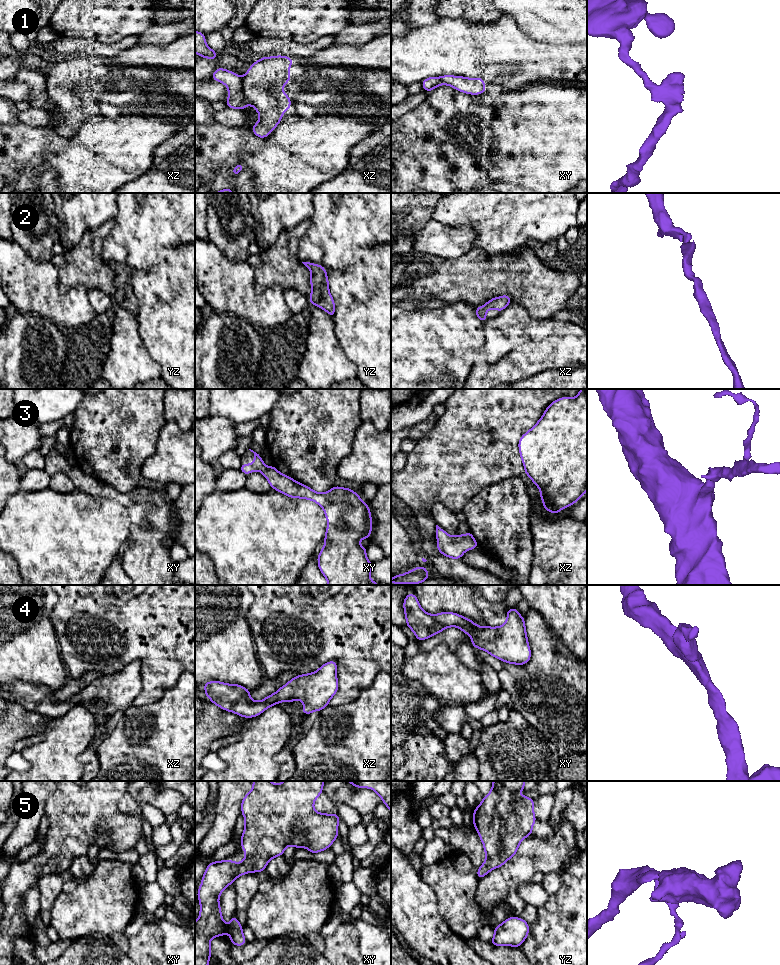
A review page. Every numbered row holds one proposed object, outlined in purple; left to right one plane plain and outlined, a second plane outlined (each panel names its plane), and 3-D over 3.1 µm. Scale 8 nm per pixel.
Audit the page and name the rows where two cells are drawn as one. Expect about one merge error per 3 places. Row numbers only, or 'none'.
1

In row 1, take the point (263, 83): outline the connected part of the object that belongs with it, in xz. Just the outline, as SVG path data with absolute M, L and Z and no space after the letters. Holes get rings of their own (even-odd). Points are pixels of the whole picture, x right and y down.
M281 55L263 57L252 63L242 77L245 103L253 106L260 117L252 126L259 138L266 138L283 119L281 115L292 106L283 86L291 81L289 68L293 61Z

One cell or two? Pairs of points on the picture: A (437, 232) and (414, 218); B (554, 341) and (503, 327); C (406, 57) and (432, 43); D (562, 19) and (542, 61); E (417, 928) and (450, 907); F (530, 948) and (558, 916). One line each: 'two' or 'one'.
A: two
B: one
C: one
D: two
E: two
F: one

